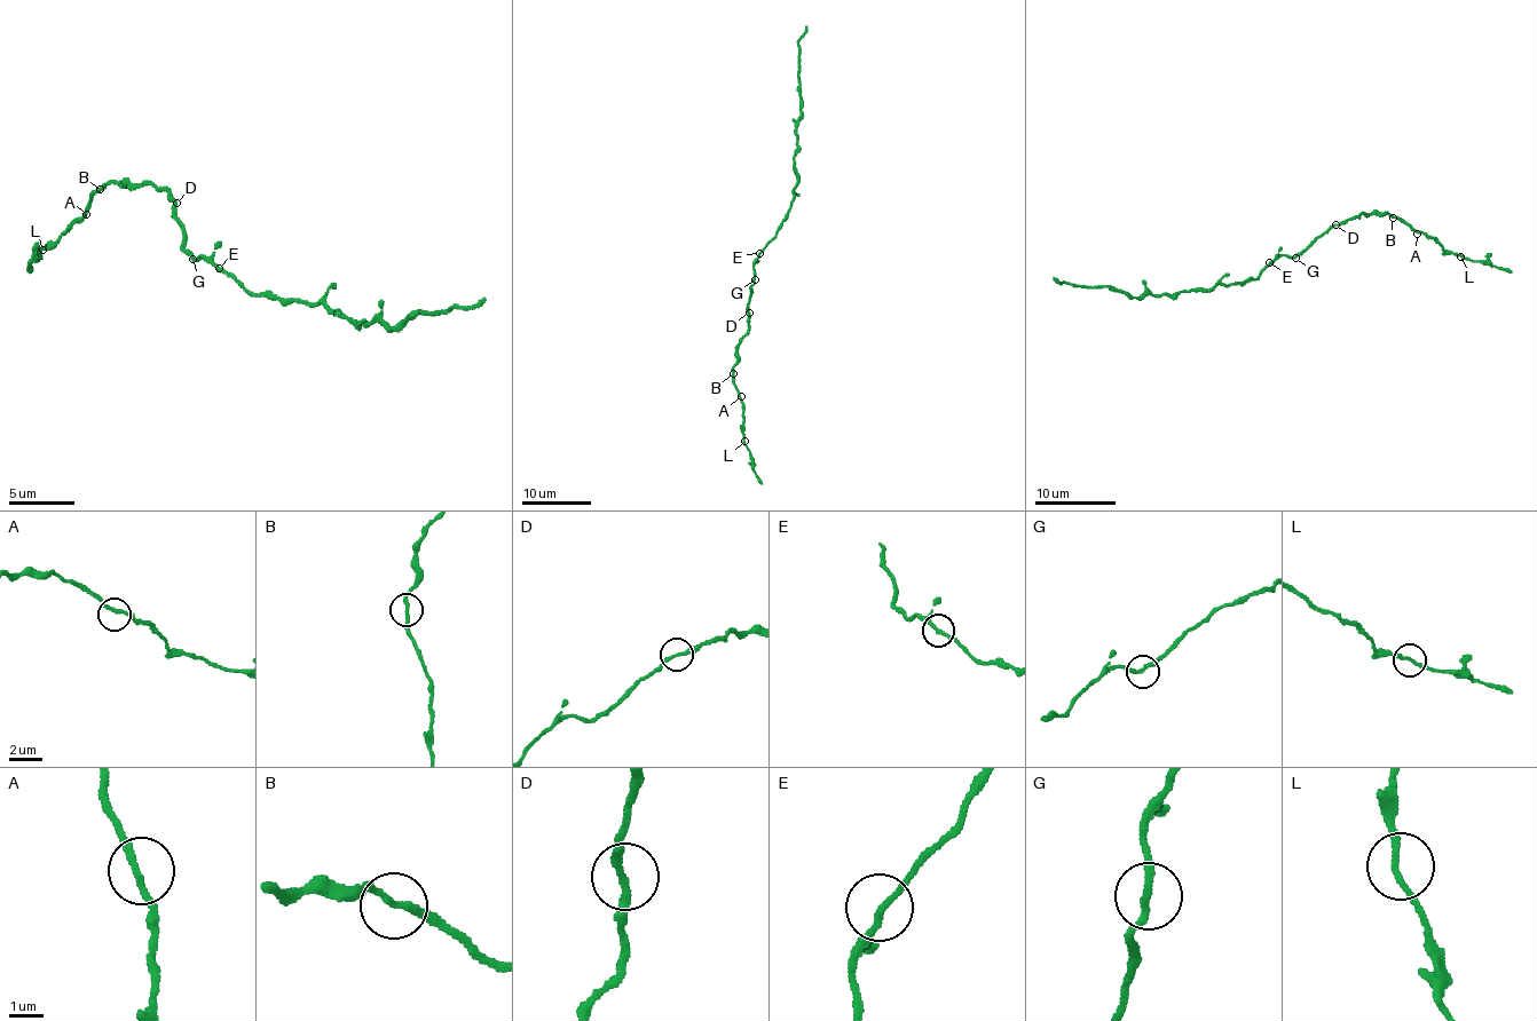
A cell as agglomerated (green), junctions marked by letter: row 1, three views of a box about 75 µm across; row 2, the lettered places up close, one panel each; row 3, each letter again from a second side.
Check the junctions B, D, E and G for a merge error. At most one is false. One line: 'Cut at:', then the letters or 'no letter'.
Cut at: B

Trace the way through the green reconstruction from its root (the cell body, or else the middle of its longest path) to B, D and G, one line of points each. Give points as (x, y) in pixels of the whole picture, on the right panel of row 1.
B: (1276, 260), (1281, 255), (1299, 255), (1333, 227), (1358, 218), (1361, 214), (1387, 212), (1393, 218)
D: (1276, 260), (1281, 255), (1299, 255), (1335, 224)
G: (1276, 260), (1281, 255), (1295, 258)

